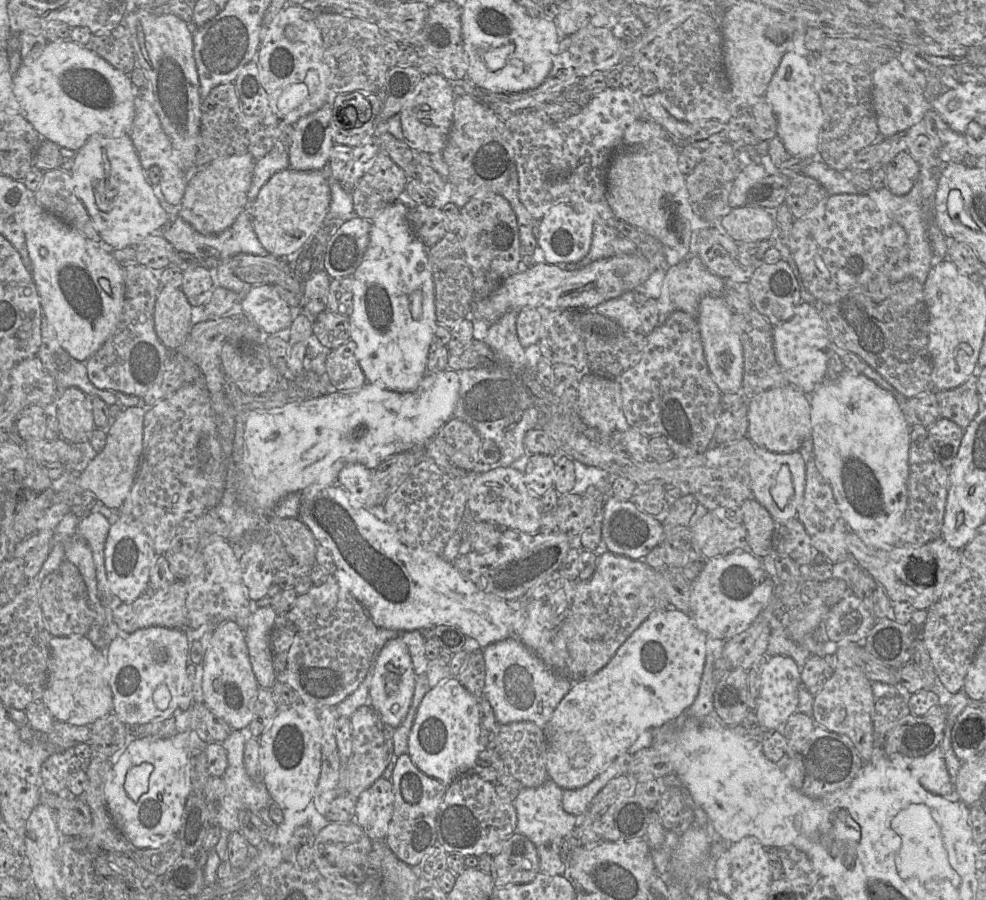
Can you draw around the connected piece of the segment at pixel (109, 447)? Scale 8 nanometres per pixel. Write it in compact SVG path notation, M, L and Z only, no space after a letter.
M144 406L124 408L122 413L107 428L107 441L104 449L98 453L78 474L79 491L92 492L103 505L118 510L130 493L139 470L143 453Z

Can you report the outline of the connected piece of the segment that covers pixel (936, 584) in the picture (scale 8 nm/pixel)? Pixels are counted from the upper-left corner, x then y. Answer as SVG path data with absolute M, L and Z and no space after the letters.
M849 530L845 541L849 557L882 586L891 602L908 602L915 610L928 610L938 601L945 582L961 562L961 550L951 548L942 537L922 545L877 549L865 544Z

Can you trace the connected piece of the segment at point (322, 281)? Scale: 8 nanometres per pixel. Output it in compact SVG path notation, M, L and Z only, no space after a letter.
M319 270L303 283L303 310L312 318L327 310L330 282L327 273Z

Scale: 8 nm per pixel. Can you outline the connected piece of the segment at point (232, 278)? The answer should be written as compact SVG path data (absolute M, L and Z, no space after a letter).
M244 210L237 216L229 228L219 234L201 234L177 214L177 217L171 218L168 225L161 231L161 235L177 252L190 253L198 259L200 265L207 267L211 273L214 287L218 285L222 286L240 296L243 296L252 285L247 284L234 275L228 267L227 260L237 254L252 254L255 256L269 255L254 232L251 216Z

